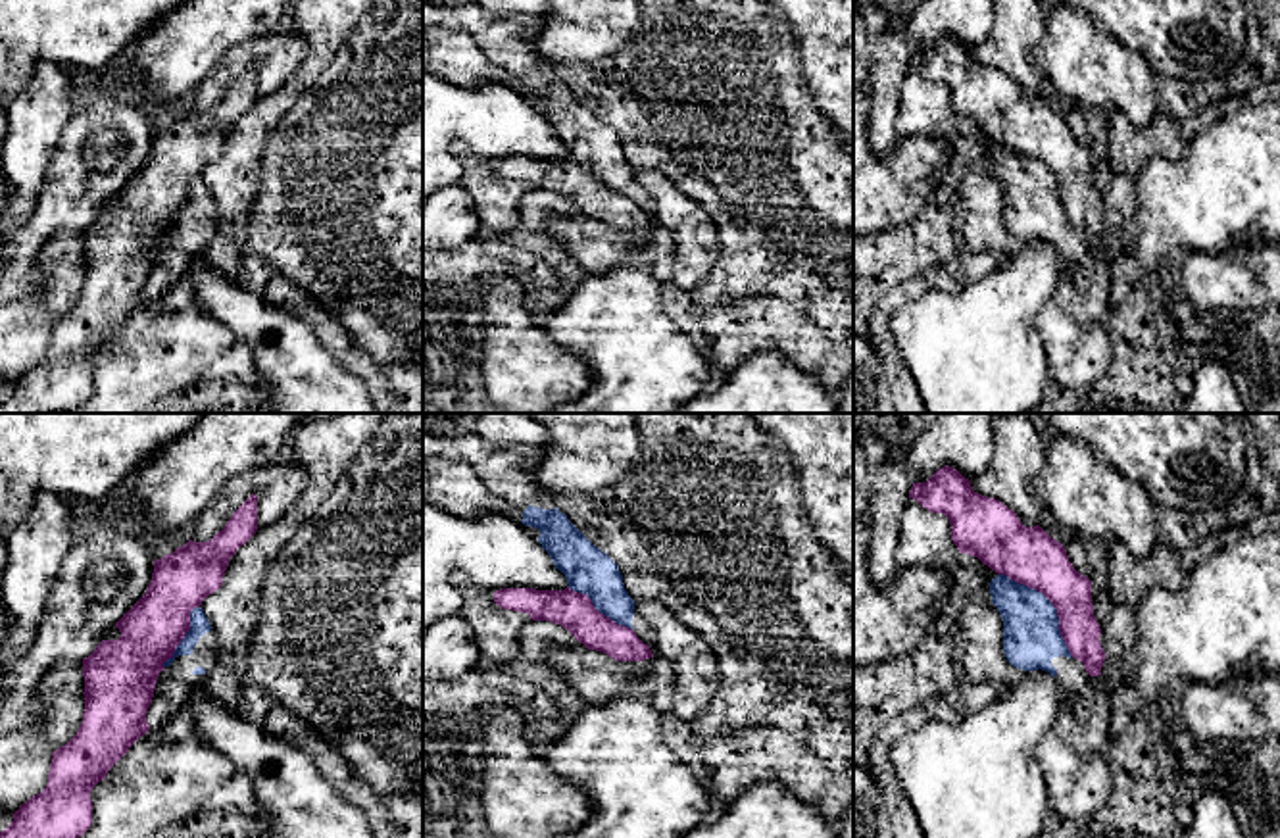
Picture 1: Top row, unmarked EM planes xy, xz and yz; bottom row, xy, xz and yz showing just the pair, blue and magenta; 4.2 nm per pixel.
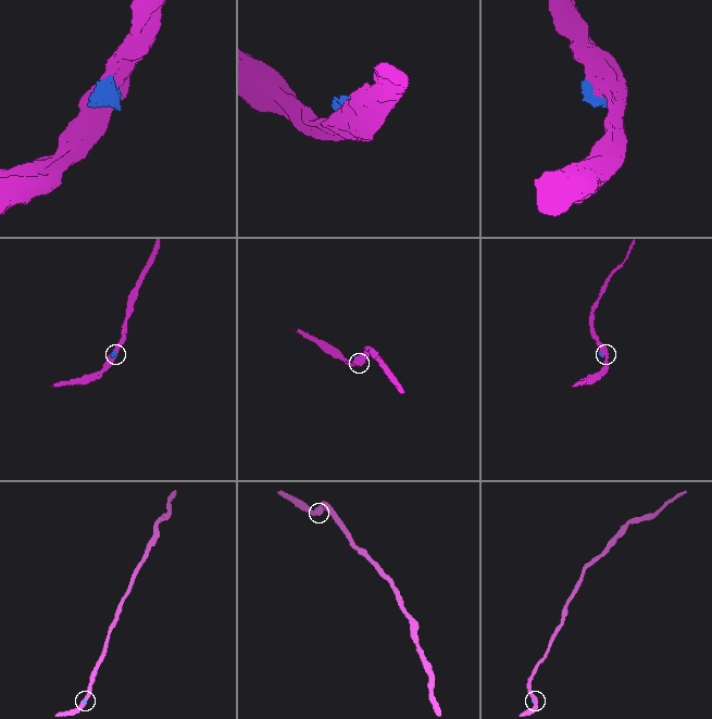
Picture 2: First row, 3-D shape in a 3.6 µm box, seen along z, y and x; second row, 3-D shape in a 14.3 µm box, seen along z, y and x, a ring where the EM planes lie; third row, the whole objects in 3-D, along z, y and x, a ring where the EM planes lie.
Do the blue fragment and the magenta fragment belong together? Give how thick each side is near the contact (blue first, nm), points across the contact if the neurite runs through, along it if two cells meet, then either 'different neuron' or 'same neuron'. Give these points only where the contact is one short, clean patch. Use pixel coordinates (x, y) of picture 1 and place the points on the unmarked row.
240 nm thick on the blue side, 240 nm on the other; different neuron

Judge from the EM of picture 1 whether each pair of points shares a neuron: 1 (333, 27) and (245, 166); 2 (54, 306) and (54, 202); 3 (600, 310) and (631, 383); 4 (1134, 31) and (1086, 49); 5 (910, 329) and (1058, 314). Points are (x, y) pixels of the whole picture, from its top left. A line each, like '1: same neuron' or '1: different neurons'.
1: same neuron
2: different neurons
3: same neuron
4: different neurons
5: different neurons

